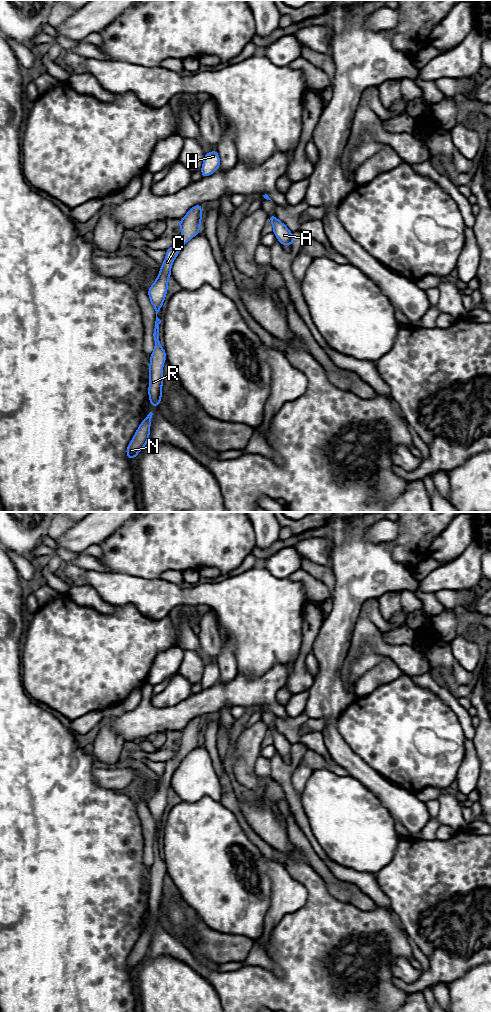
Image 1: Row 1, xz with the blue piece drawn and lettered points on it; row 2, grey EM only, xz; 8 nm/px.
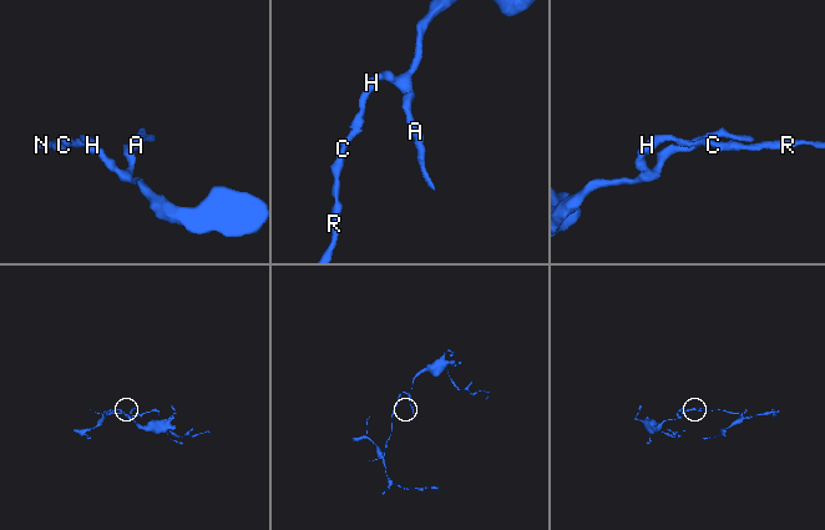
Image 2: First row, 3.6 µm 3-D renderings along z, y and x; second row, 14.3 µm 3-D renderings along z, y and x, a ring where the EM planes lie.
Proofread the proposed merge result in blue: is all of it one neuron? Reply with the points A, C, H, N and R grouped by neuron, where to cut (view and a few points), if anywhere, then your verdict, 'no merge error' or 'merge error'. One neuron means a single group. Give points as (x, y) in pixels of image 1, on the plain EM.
groups A C H N R; cut none; no merge error

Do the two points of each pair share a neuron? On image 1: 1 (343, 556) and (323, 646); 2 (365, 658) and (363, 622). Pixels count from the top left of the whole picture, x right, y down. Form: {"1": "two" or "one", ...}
{"1": "one", "2": "two"}

